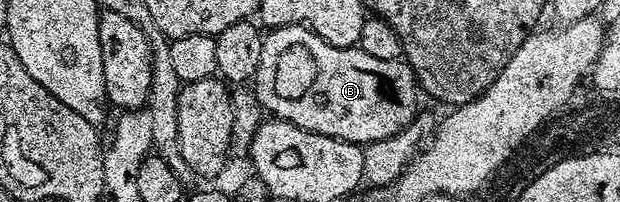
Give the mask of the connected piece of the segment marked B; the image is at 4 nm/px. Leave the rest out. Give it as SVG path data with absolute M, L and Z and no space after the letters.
M277 26L264 33L253 91L268 115L356 144L401 133L421 110L419 83L406 61L377 60L355 46L334 46L305 26Z

